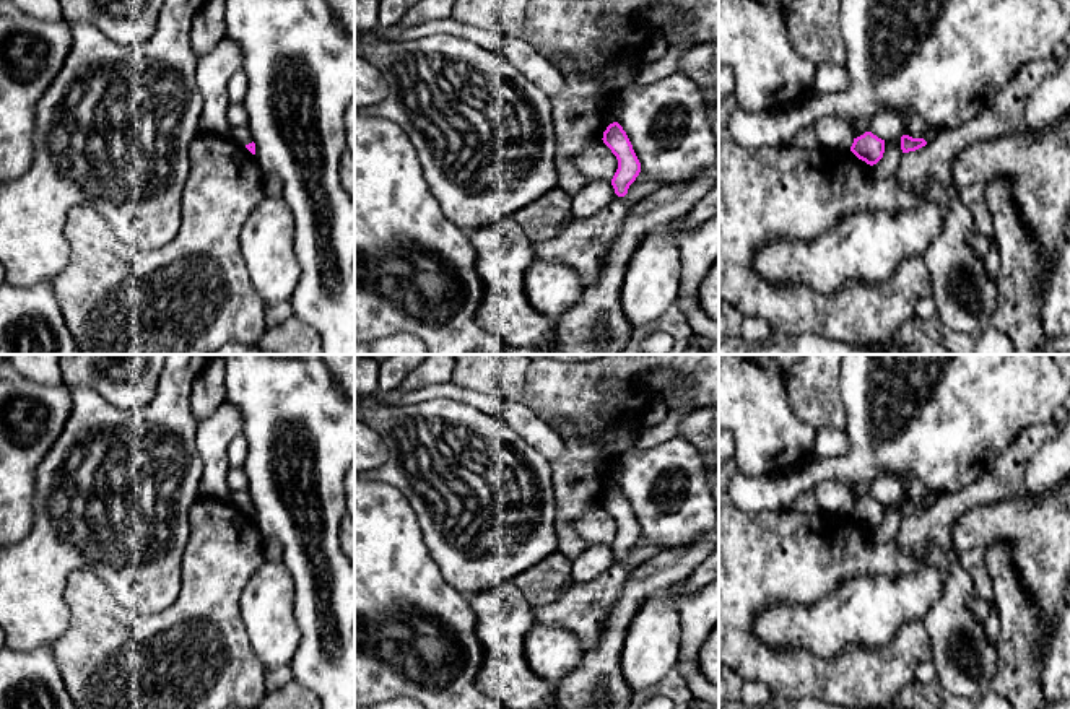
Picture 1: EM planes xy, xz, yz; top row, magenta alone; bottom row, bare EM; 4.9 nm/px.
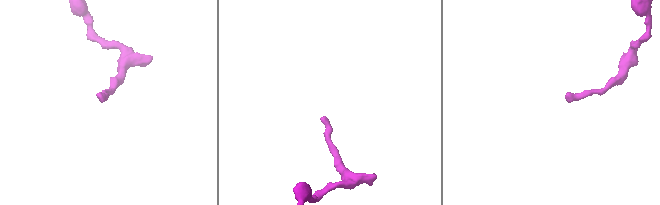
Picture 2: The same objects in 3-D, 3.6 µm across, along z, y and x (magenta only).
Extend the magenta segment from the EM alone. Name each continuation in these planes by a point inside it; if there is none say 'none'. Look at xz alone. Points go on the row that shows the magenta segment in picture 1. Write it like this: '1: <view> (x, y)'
none

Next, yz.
none

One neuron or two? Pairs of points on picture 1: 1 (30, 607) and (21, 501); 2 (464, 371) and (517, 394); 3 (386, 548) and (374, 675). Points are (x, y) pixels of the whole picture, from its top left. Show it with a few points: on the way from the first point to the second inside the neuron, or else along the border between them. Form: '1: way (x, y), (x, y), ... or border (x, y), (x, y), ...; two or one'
1: border (34, 498), (33, 527), (17, 543); two
2: way (477, 371), (495, 371), (504, 381); one
3: way (379, 579), (379, 644); one

